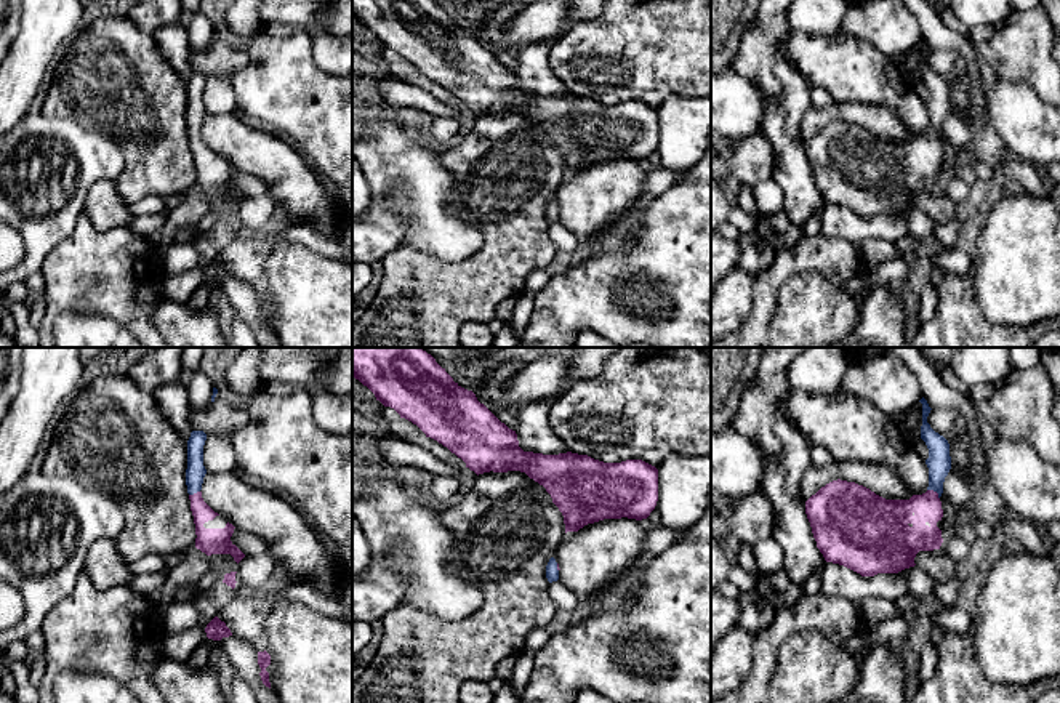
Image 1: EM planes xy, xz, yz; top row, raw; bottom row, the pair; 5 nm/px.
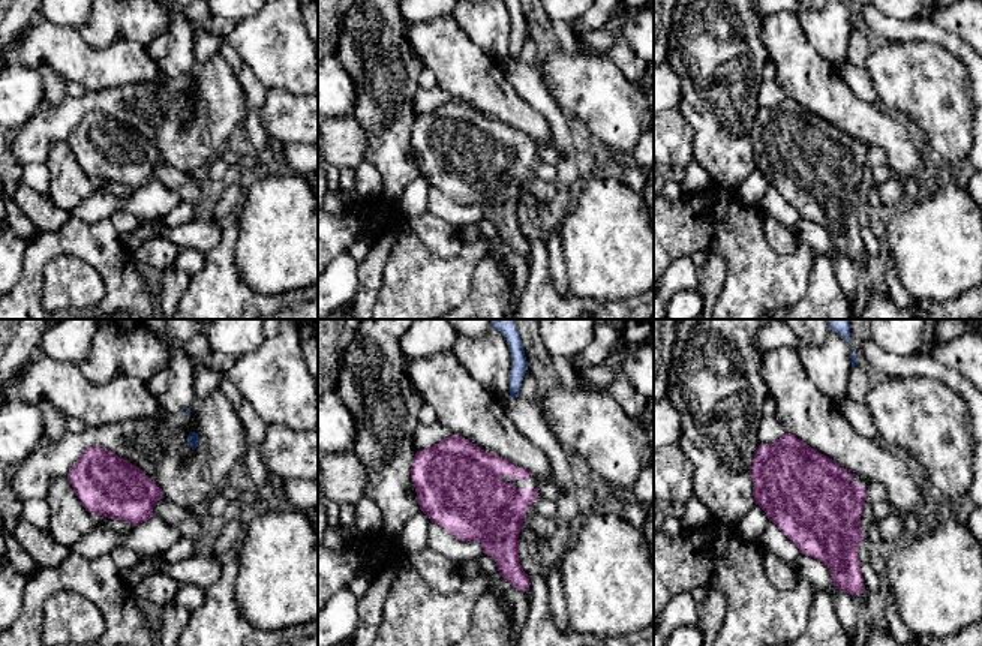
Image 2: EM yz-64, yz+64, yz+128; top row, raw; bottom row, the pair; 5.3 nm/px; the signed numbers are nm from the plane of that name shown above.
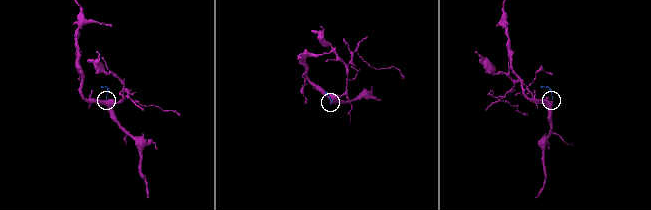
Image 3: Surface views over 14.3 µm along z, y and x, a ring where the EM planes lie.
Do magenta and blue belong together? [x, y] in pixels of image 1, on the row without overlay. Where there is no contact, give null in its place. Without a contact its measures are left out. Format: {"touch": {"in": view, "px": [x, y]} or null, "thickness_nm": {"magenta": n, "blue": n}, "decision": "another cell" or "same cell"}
{"touch": {"in": "yz", "px": [935, 133]}, "thickness_nm": {"magenta": 180, "blue": 120}, "decision": "same cell"}

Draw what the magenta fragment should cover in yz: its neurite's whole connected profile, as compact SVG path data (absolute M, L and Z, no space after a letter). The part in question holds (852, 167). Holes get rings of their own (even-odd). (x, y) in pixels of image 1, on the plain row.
M922 38L921 80L929 90L929 128L909 141L885 141L869 130L833 122L805 143L817 189L826 203L861 218L898 215L914 208L919 192L940 191L943 123L951 110L950 85L927 64Z

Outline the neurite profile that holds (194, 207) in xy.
M197 189L186 192L183 200L168 210L165 226L147 234L151 248L162 253L173 245L175 232L179 227L195 227L210 211L213 211L213 205L205 194Z

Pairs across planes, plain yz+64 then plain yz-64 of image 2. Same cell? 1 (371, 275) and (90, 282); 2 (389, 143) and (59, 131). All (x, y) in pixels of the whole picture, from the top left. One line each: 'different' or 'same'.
1: different
2: different

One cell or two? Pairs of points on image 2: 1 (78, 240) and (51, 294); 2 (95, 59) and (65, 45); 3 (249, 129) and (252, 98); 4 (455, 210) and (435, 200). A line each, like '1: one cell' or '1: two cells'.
1: two cells
2: one cell
3: one cell
4: one cell

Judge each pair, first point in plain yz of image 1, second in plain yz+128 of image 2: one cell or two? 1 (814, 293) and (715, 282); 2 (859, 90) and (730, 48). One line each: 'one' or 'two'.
1: two
2: two

